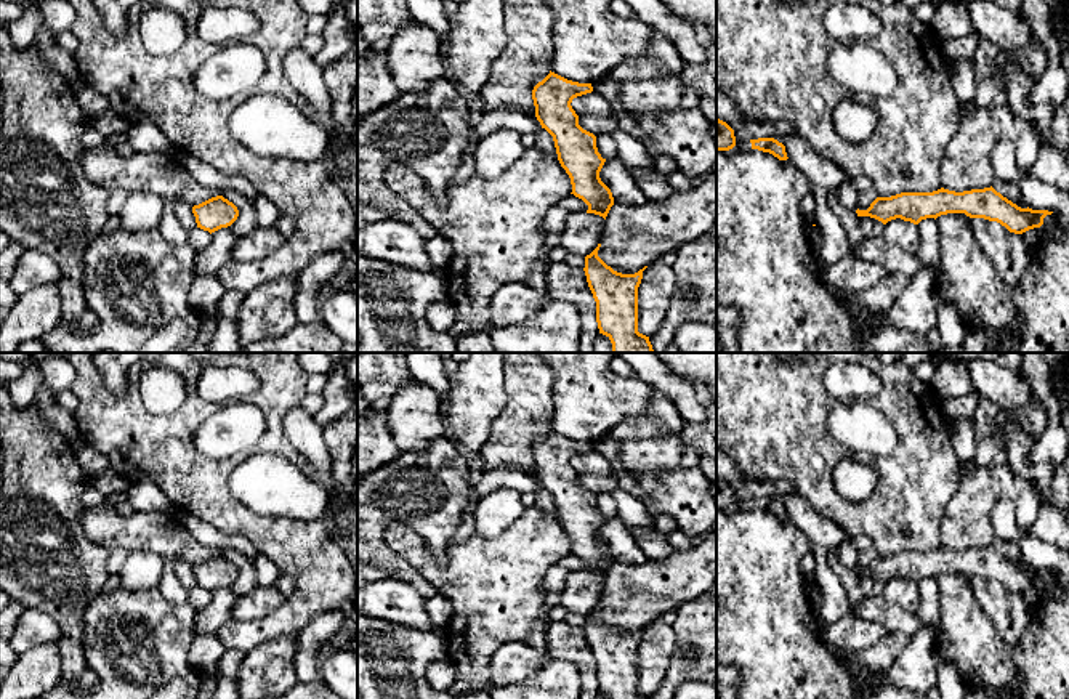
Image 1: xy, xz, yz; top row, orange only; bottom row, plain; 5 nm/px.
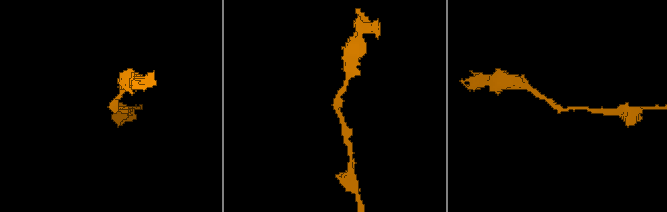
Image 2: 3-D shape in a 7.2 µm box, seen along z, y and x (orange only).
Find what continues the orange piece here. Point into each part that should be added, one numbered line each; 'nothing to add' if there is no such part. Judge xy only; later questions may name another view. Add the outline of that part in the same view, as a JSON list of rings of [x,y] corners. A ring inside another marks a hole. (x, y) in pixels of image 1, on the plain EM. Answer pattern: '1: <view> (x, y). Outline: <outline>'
nothing to add

